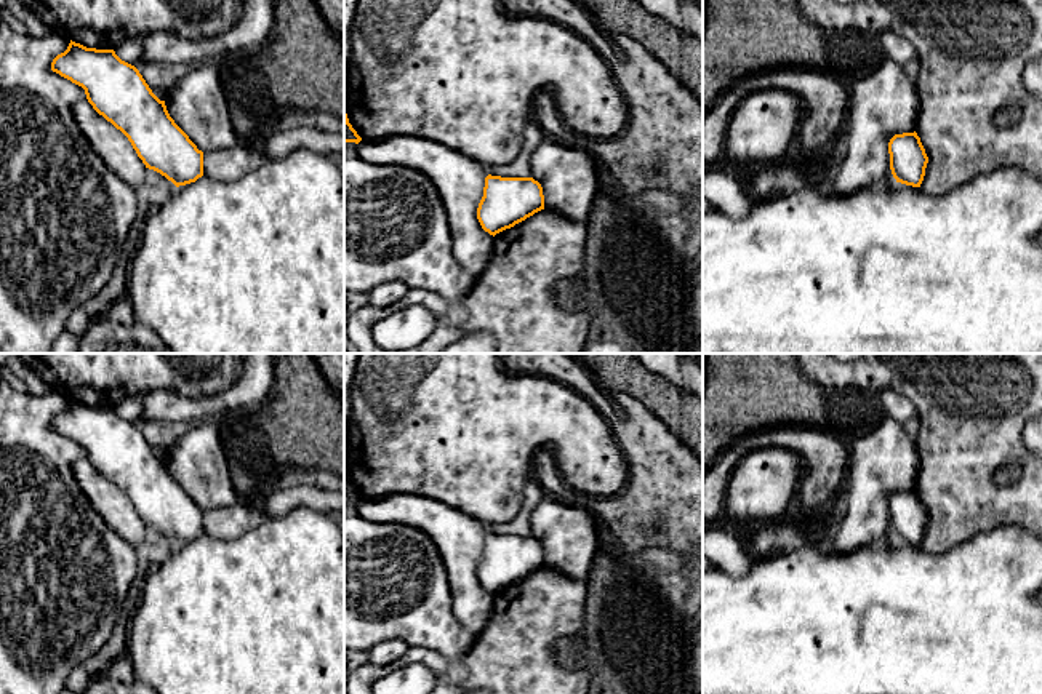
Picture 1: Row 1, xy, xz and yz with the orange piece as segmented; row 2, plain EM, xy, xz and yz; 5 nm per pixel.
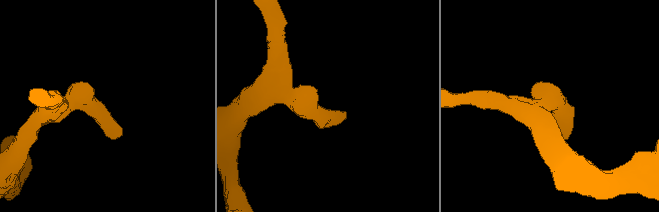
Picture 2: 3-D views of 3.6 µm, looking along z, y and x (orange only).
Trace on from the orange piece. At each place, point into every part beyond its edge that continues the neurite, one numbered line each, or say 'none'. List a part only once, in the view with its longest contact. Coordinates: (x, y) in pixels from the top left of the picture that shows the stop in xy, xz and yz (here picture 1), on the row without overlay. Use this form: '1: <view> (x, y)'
none

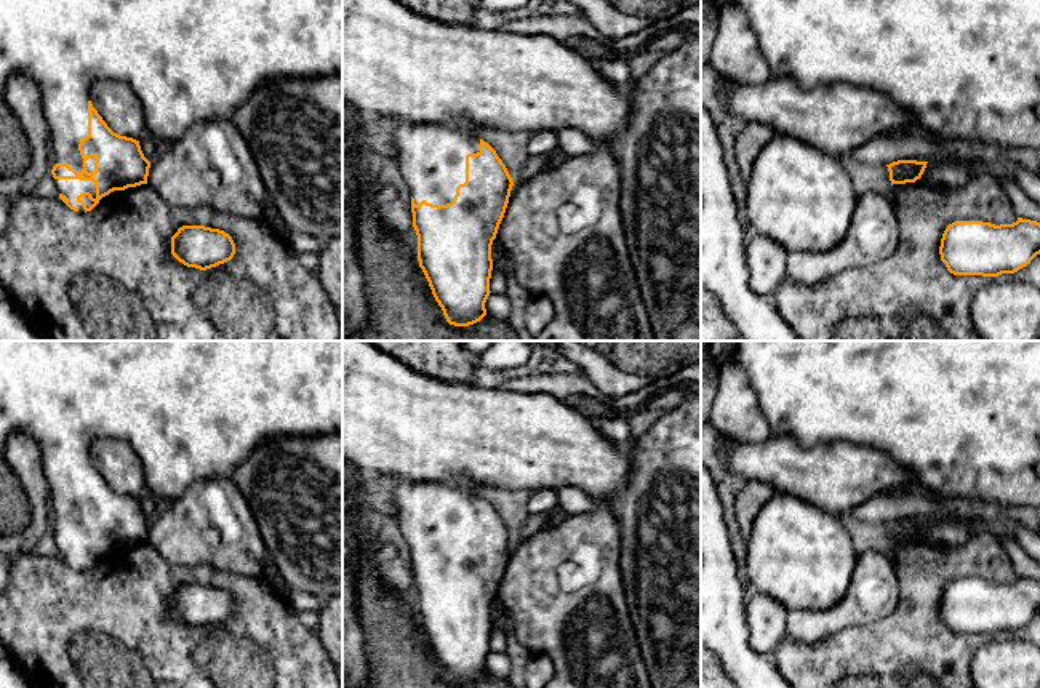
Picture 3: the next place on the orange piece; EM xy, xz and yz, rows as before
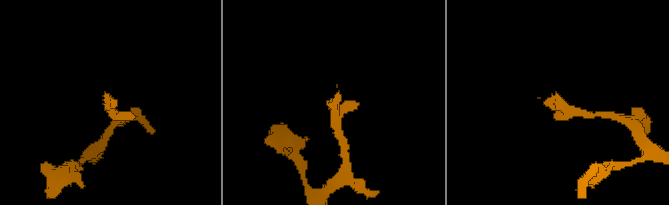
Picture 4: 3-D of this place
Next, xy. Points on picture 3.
1: xy (192, 410)

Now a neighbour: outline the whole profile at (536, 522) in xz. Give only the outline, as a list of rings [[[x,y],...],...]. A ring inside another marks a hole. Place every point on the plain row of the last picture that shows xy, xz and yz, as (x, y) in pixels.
[[[531,514],[528,520],[522,525],[517,539],[514,542],[531,538],[544,530],[550,528],[546,514]]]

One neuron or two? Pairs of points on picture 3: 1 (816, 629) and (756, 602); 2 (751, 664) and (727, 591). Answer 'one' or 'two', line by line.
1: two
2: one

